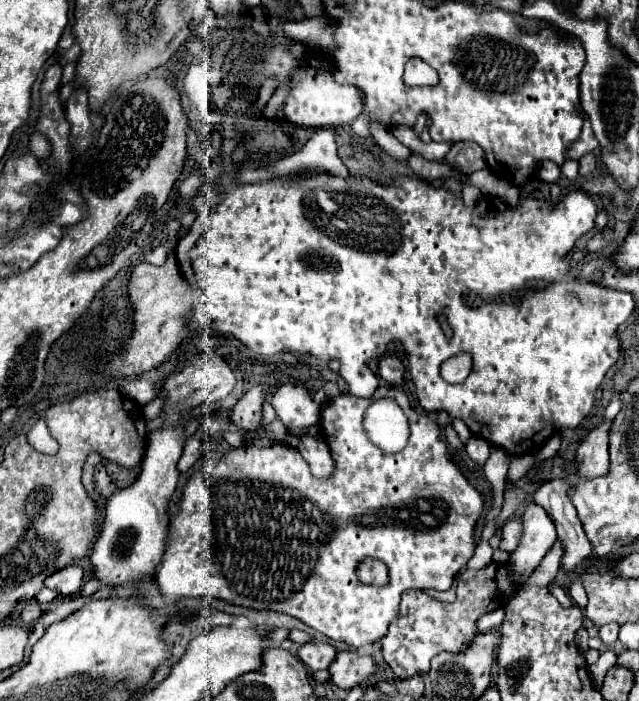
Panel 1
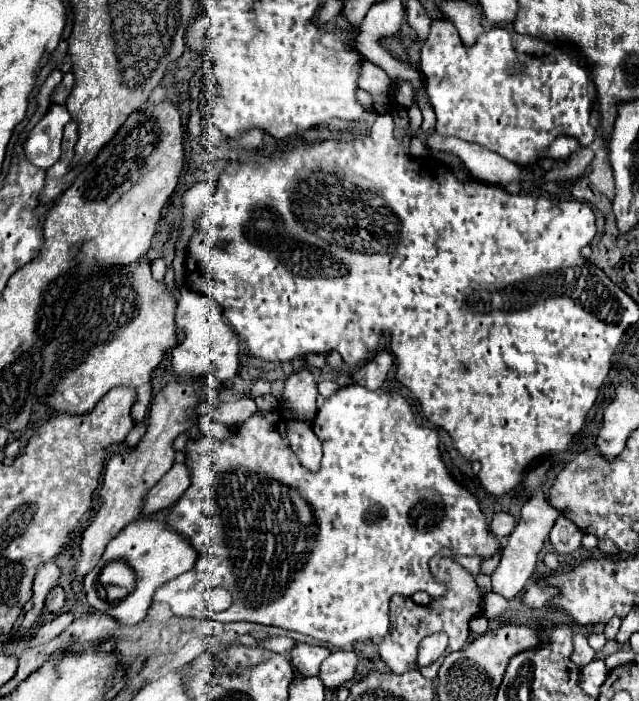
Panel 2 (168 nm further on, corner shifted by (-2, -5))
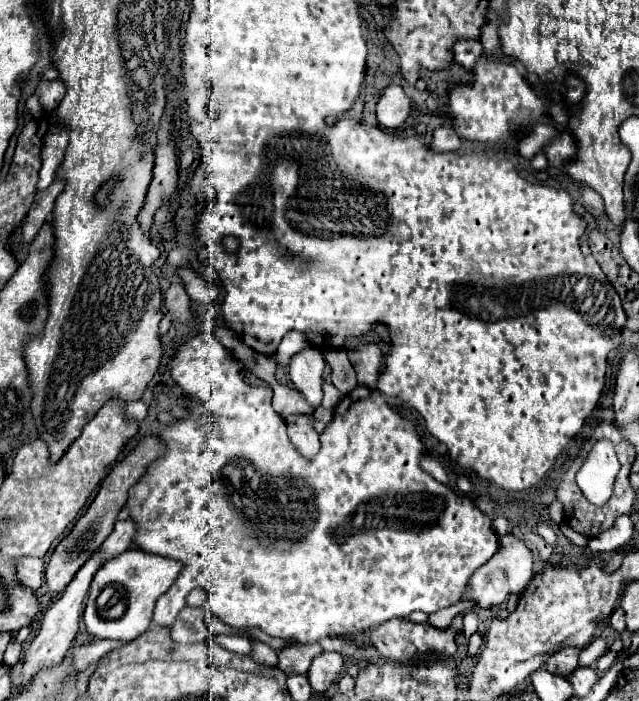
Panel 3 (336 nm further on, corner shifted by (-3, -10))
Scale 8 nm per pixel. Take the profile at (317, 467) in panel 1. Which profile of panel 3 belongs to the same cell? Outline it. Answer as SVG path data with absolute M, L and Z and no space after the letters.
M301 414L289 416L287 418L287 432L289 432L291 442L299 450L299 454L311 458L319 452L321 442L319 442L319 434L313 428L311 416L301 416Z

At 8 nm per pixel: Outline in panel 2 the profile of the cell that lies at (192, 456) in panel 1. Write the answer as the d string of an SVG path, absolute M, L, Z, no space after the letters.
M176 465L150 489L150 495L146 495L146 505L142 513L156 513L164 507L172 505L190 485L190 469L188 465Z

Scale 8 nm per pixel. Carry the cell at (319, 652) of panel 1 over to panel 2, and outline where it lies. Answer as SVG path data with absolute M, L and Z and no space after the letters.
M298 643L292 651L290 651L290 661L296 667L296 671L304 677L310 675L318 675L322 661L330 655L330 649L324 645L306 645L306 643Z

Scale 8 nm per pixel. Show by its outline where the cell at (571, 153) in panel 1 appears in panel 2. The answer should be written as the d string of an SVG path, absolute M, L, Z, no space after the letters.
M562 135L562 137L558 137L558 139L548 147L548 157L554 157L554 159L558 159L558 161L564 161L564 159L568 159L572 153L576 153L580 147L582 147L582 145L578 143L578 139Z

